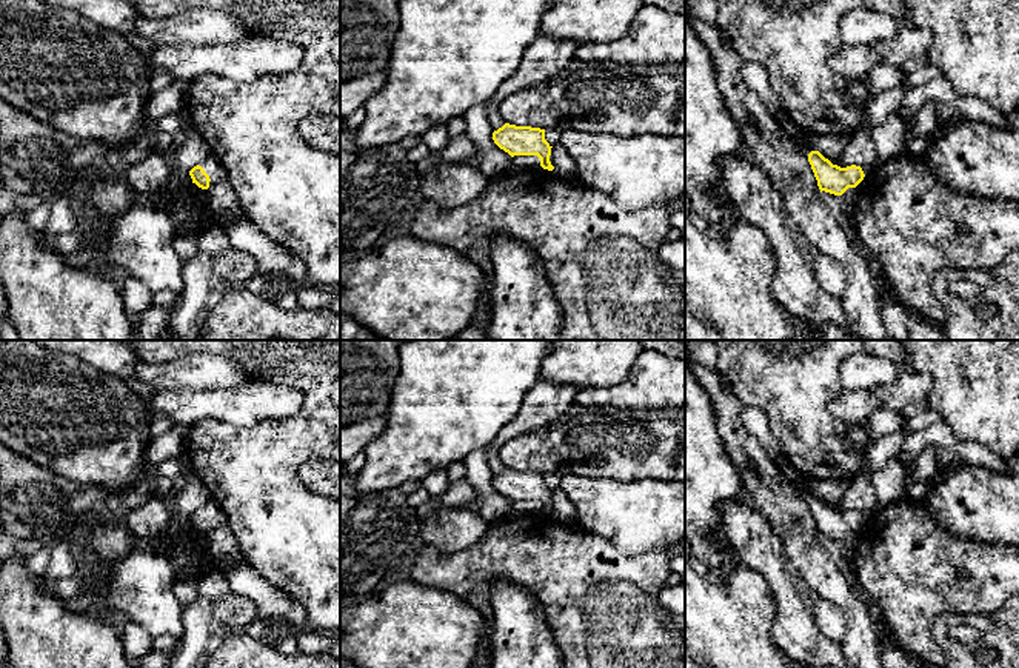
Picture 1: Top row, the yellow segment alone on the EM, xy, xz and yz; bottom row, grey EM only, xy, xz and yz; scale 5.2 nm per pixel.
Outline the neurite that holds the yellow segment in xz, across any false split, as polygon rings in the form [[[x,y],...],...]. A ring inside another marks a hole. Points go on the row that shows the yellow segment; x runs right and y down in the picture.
[[[505,123],[493,132],[493,140],[511,157],[537,155],[543,169],[554,169],[550,162],[553,146],[545,140],[545,129]]]

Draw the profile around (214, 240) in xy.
[[[220,226],[208,228],[197,237],[197,249],[209,256],[219,256],[231,248],[228,234]]]

